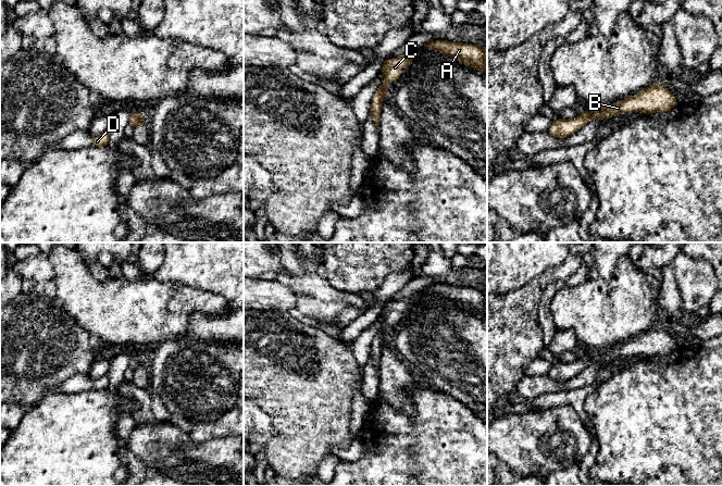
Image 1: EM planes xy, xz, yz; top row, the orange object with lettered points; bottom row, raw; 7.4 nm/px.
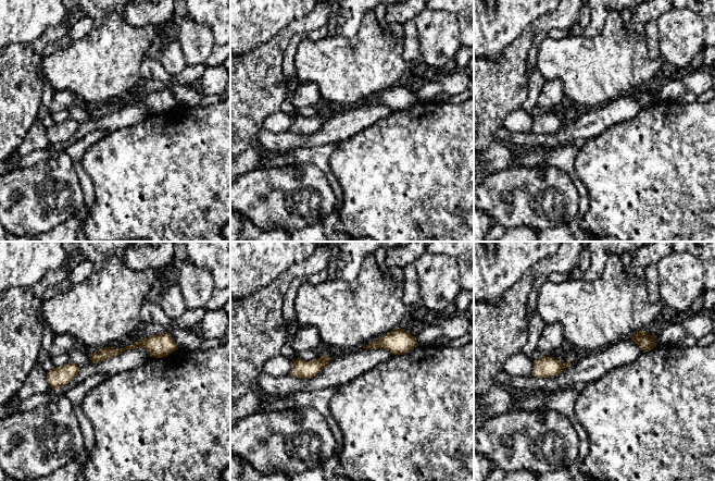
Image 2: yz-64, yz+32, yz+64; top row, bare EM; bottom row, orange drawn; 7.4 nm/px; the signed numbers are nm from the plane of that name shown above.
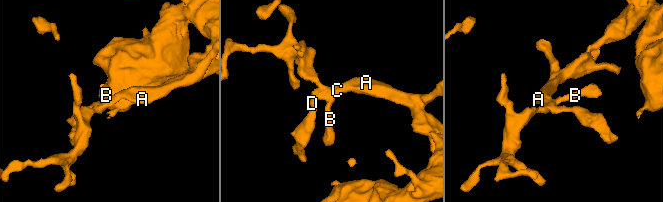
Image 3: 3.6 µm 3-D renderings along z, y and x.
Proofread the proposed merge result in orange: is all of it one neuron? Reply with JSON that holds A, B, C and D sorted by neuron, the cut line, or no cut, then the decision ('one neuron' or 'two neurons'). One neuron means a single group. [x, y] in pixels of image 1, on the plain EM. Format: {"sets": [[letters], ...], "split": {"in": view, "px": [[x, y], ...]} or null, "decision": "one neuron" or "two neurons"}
{"sets": [["A", "B", "C", "D"]], "split": null, "decision": "one neuron"}

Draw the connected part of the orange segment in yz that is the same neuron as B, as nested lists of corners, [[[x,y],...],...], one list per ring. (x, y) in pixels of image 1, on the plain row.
[[[659,325],[642,333],[638,337],[624,344],[617,345],[608,351],[599,352],[595,357],[583,354],[571,363],[553,364],[548,375],[557,382],[568,382],[578,375],[587,366],[595,363],[611,362],[620,358],[642,354],[645,358],[663,357],[677,348],[674,338]]]

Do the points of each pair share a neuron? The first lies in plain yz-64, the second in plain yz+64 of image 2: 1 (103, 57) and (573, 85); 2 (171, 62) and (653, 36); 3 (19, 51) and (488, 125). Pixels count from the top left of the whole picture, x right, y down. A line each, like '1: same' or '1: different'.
1: same
2: same
3: same

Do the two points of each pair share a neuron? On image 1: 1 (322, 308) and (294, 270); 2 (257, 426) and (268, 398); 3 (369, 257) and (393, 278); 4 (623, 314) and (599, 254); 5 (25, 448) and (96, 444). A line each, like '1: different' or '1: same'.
1: same
2: different
3: different
4: different
5: same

